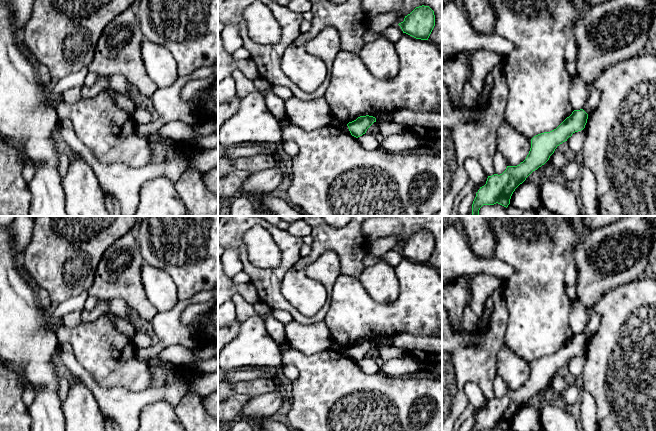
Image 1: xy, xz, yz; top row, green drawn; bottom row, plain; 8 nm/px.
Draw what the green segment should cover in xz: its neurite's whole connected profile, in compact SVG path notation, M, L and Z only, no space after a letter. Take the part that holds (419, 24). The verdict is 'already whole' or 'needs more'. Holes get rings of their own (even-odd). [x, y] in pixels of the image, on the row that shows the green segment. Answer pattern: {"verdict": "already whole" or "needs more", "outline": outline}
{"verdict": "already whole", "outline": "M422 5L416 7L398 25L401 27L403 33L416 39L428 40L435 26L434 11L429 6Z"}

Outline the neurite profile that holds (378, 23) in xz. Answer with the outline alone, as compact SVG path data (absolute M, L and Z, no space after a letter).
M397 12L377 14L369 18L368 28L381 35L388 27L398 25L400 18Z

